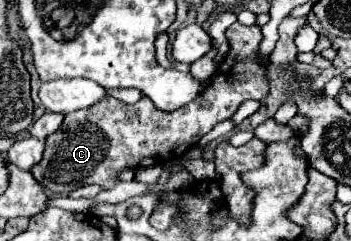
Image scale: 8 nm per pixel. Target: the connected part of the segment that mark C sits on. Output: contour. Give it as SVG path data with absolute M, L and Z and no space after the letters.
M235 22L227 28L225 38L229 42L229 52L199 98L187 104L187 110L157 110L147 96L133 106L107 96L95 106L71 112L65 116L63 126L47 138L43 158L31 170L35 180L53 194L67 194L91 184L109 190L119 184L121 170L163 164L169 160L169 154L171 160L179 160L199 142L199 138L203 138L219 122L231 118L241 102L263 100L263 96L269 94L269 66L259 54L259 44L263 40L261 28Z

